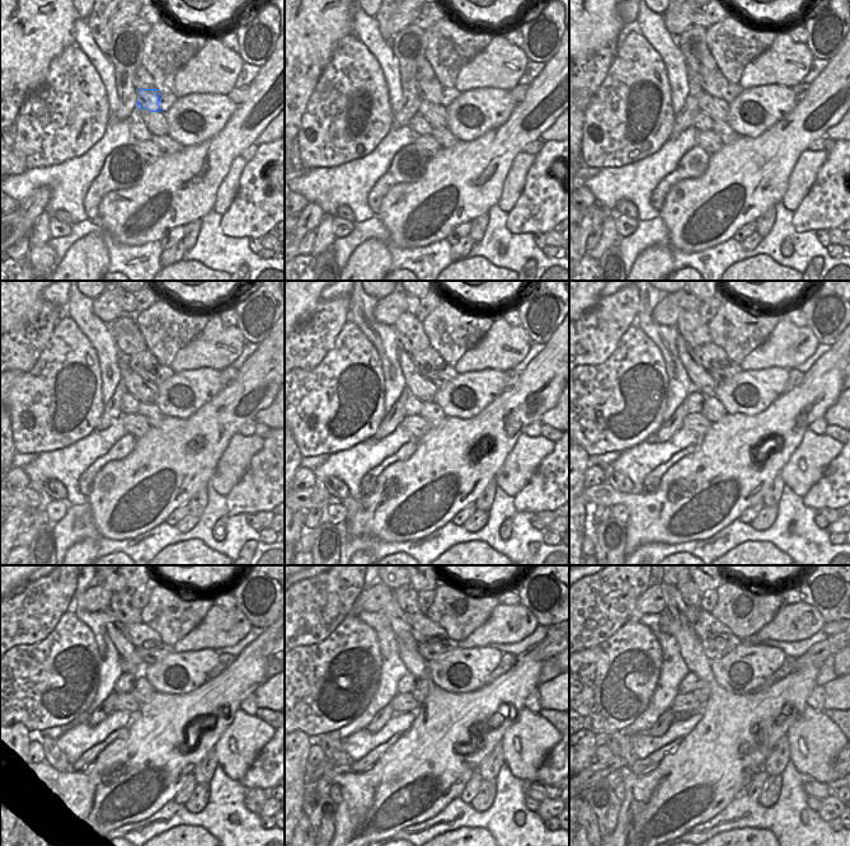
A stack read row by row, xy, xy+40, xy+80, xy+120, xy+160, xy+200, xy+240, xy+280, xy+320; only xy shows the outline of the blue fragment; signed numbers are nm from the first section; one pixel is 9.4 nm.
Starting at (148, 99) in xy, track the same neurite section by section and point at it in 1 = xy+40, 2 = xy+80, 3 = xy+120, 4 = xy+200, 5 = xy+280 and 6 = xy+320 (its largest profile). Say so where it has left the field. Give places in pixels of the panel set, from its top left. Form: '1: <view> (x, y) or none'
1: xy+40 (430, 90)
2: xy+80 (713, 83)
3: xy+120 (145, 363)
4: xy+200 (712, 356)
5: xy+280 (424, 630)
6: xy+320 (705, 625)

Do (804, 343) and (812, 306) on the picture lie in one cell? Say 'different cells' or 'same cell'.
different cells

